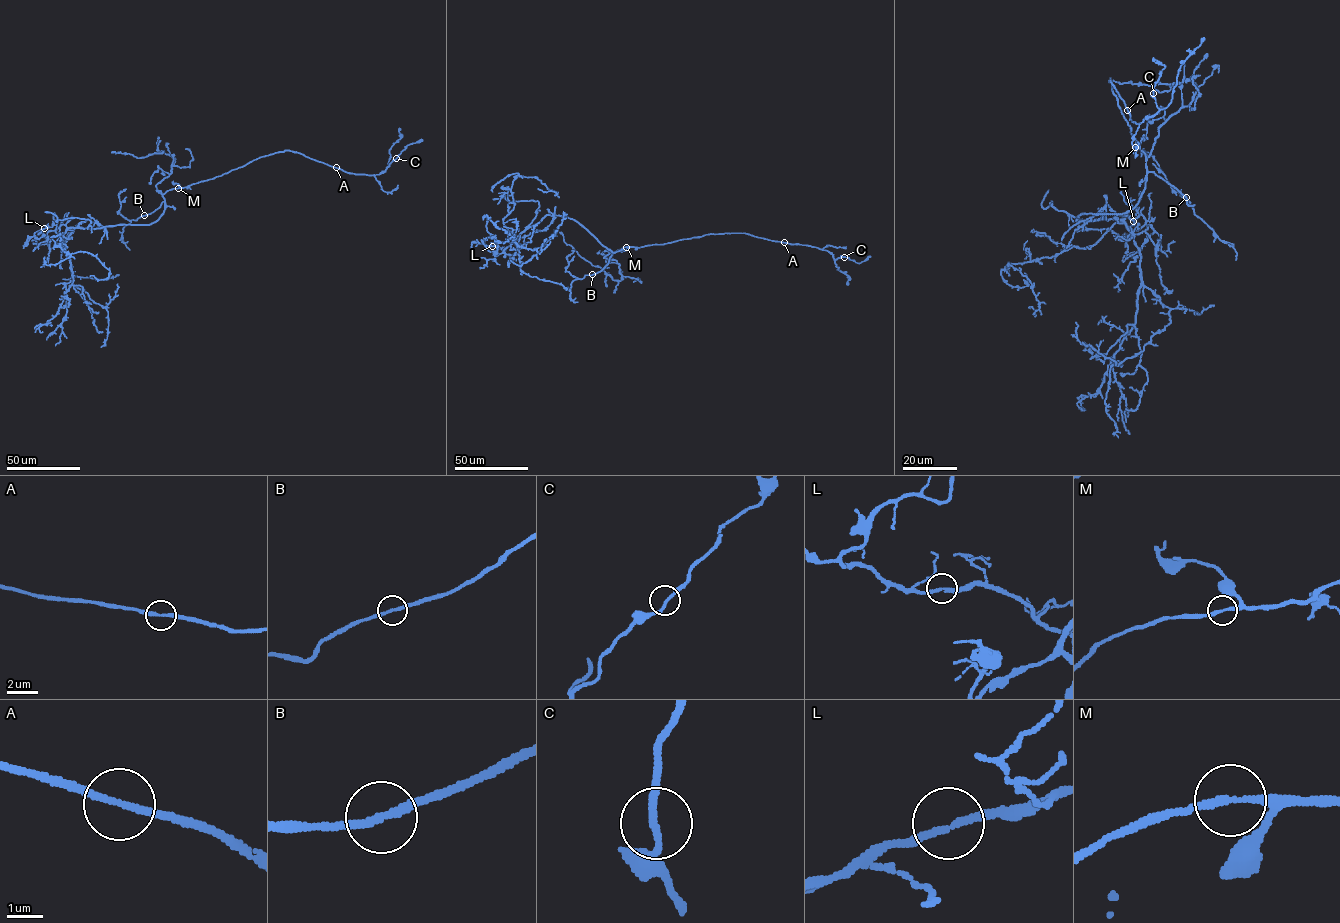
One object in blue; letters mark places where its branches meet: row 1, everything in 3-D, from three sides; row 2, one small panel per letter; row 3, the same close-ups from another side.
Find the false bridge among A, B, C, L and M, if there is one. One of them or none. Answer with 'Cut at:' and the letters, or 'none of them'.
Cut at: none of them

